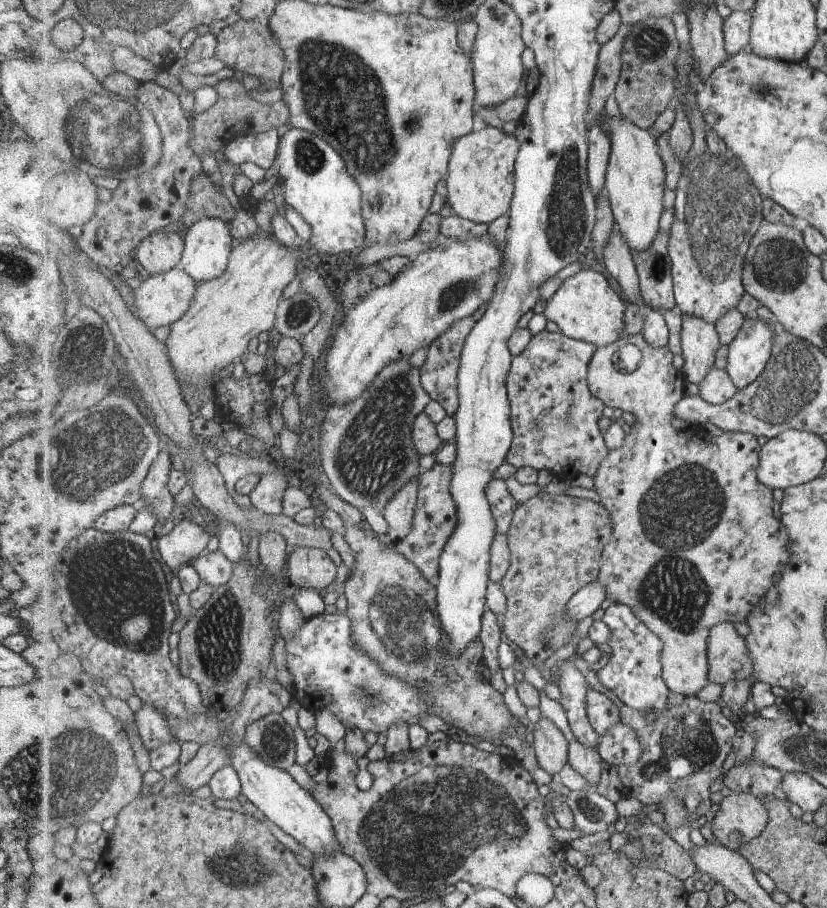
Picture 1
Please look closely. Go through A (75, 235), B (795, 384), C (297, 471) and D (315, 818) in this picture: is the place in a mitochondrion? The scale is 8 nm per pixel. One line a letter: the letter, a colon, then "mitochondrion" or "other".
A: other
B: mitochondrion
C: other
D: other

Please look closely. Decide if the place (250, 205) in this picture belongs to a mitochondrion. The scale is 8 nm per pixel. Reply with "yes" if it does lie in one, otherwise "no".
no

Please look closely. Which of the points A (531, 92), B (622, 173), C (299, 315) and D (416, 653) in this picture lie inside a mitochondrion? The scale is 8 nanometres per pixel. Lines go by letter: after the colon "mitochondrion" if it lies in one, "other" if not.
A: other
B: other
C: mitochondrion
D: mitochondrion

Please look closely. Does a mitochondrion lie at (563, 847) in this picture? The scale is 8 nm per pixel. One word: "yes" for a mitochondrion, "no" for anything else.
no

